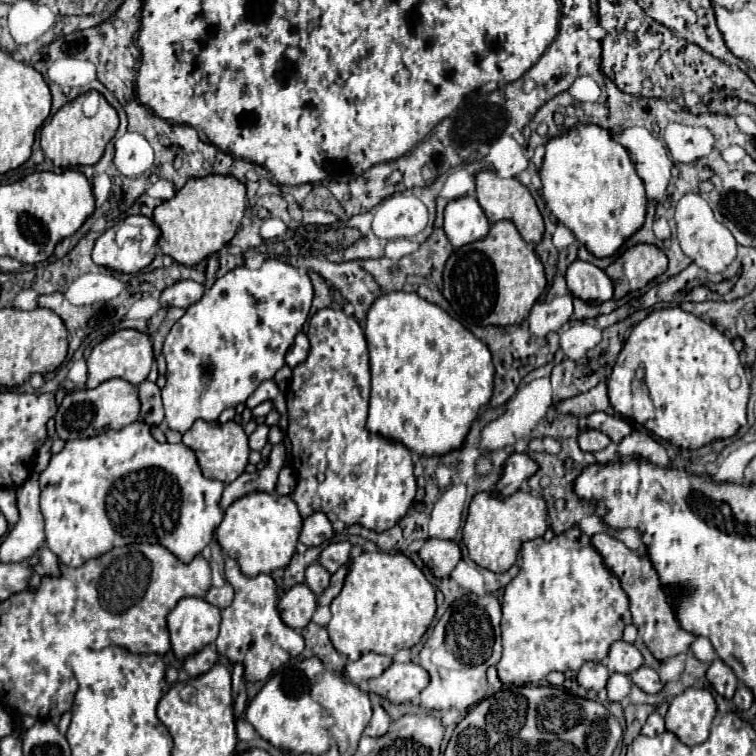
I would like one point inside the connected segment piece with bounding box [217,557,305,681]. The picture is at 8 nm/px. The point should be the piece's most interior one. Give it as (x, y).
(252, 632)

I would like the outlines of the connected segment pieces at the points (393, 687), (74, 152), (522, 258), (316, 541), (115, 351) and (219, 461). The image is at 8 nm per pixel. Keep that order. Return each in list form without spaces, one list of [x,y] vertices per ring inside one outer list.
[[[391,663],[379,677],[369,679],[369,689],[391,703],[411,701],[429,683],[429,673],[417,663]]]
[[[79,95],[77,99],[65,103],[43,127],[41,127],[41,149],[43,153],[53,161],[55,167],[75,167],[75,165],[95,165],[103,151],[105,145],[113,139],[117,127],[119,127],[119,117],[117,111],[105,101],[105,97],[101,95],[101,103],[99,103],[99,111],[93,117],[87,117],[83,113],[83,101],[85,95]]]
[[[511,221],[491,225],[487,237],[459,247],[443,271],[443,297],[451,303],[463,325],[523,323],[533,303],[545,291],[545,269],[535,247],[527,243]]]
[[[313,513],[303,519],[299,541],[305,547],[315,547],[315,545],[321,545],[325,539],[329,539],[331,535],[333,535],[333,527],[329,519],[323,513]]]
[[[123,329],[115,335],[113,343],[107,345],[107,341],[103,341],[97,347],[93,347],[93,351],[87,359],[87,367],[89,367],[87,387],[97,387],[103,381],[113,379],[113,377],[119,377],[133,385],[139,385],[141,381],[147,379],[147,375],[151,371],[151,363],[153,363],[153,347],[151,347],[149,335],[139,333],[135,329]]]
[[[197,419],[193,423],[193,427],[183,435],[183,443],[189,445],[195,451],[199,467],[201,467],[201,471],[207,479],[217,479],[217,481],[223,481],[223,483],[231,483],[245,471],[245,467],[249,463],[251,449],[249,449],[247,433],[235,421],[219,423],[219,421]]]

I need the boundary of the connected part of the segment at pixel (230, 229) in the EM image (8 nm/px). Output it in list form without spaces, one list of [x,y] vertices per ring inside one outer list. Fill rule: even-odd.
[[[207,175],[189,179],[173,199],[163,201],[153,211],[153,221],[161,229],[157,245],[177,263],[193,267],[211,253],[223,249],[237,233],[247,207],[245,185],[231,175]]]

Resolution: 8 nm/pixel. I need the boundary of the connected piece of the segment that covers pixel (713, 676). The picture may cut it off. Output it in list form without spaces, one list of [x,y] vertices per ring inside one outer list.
[[[715,659],[711,667],[707,669],[707,681],[715,687],[719,695],[725,699],[731,699],[737,689],[737,677],[729,665],[725,665],[721,659]]]

